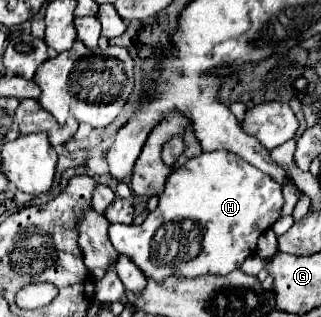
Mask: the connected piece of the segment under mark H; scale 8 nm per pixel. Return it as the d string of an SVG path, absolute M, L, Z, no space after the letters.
M214 150L190 158L182 168L172 170L166 178L164 192L158 196L156 210L150 212L140 226L110 224L108 238L120 254L130 256L148 278L158 278L158 282L170 276L172 270L182 276L228 274L230 270L240 268L248 256L256 254L256 240L282 216L282 204L282 186L272 176L232 152Z

